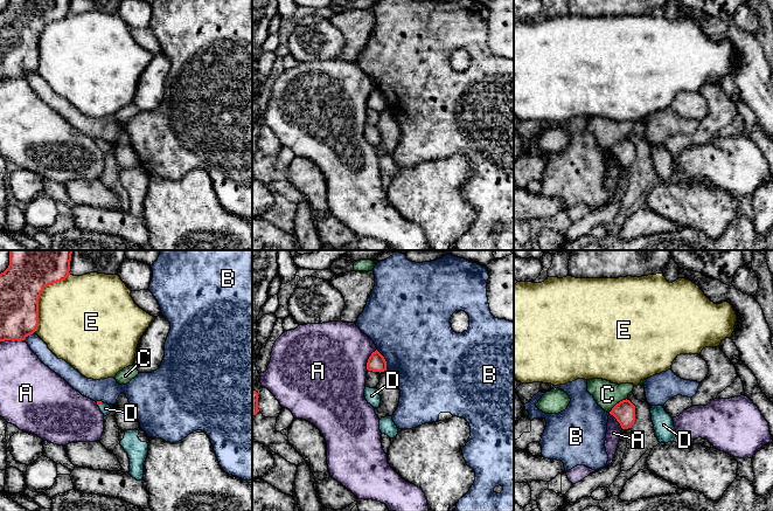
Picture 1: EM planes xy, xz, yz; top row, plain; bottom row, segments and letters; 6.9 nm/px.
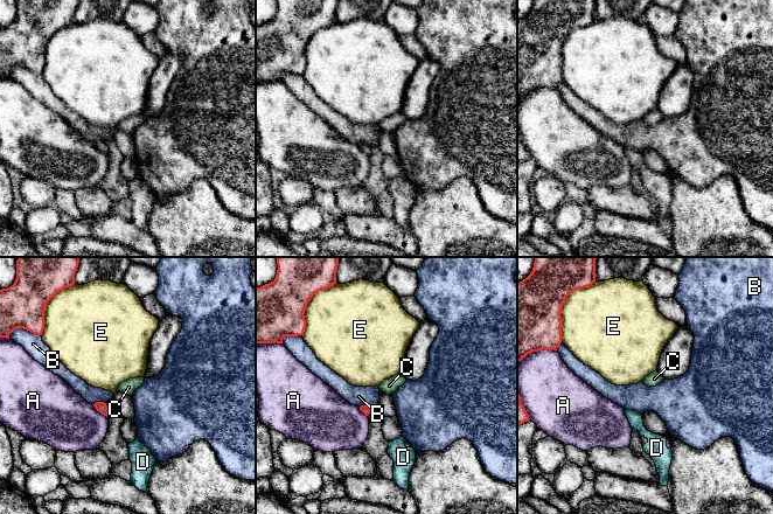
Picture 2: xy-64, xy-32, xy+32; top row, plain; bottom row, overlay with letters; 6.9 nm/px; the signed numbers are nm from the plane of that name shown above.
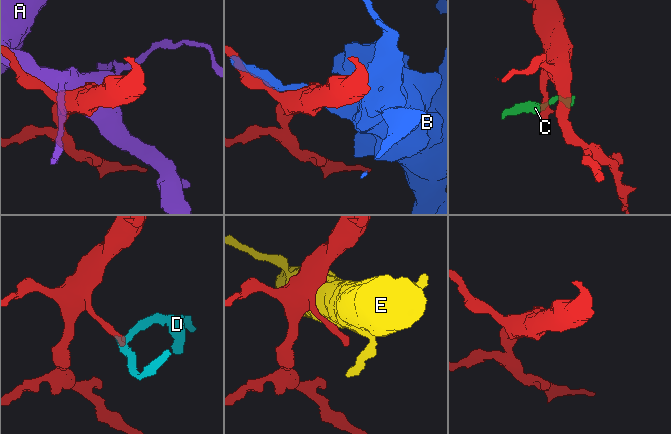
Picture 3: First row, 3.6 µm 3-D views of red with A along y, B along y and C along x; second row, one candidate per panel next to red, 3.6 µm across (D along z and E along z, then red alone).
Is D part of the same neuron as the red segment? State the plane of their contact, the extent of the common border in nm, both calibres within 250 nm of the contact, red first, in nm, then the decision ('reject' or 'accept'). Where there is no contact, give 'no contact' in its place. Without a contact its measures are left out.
contact in xy; length 40 nm; calibres 30 and 70 nm; accept

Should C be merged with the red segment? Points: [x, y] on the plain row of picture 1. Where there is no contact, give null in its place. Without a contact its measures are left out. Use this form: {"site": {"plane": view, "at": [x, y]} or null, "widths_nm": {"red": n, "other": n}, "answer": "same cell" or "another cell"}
{"site": {"plane": "yz", "at": [617, 142]}, "widths_nm": {"red": 150, "other": 180}, "answer": "another cell"}

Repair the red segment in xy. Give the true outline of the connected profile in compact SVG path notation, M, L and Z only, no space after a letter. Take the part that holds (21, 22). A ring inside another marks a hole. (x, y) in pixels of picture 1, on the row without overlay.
M9 0L8 6L0 12L0 80L5 78L25 78L33 72L39 63L39 37L43 27L54 21L64 19L70 13L70 0Z

